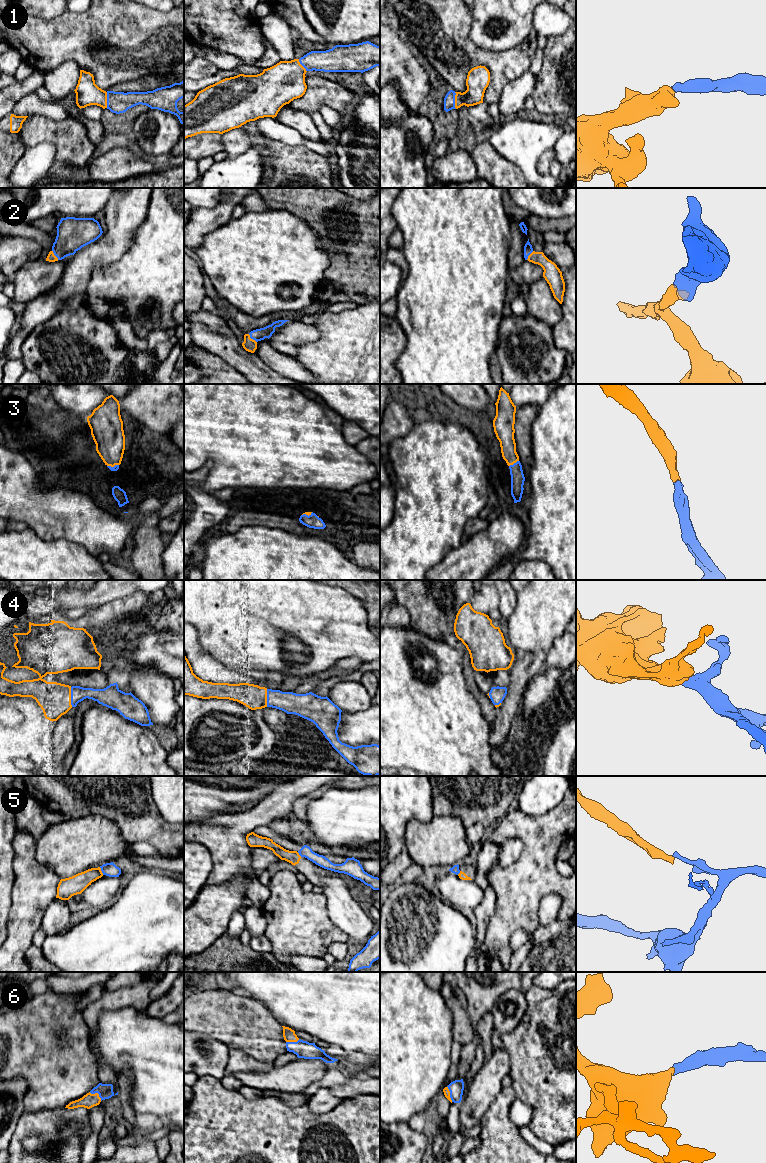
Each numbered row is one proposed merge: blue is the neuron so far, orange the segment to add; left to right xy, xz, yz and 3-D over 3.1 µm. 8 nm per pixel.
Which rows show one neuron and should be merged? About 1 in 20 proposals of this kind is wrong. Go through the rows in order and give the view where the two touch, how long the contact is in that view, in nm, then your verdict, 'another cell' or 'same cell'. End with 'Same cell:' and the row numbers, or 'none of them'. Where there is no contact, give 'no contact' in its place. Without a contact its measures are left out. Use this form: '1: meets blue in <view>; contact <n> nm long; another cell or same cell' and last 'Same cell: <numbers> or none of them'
1: meets blue in yz; contact 140 nm long; same cell
2: meets blue in xz; contact 100 nm long; same cell
3: meets blue in yz; contact 90 nm long; same cell
4: meets blue in xy; contact 160 nm long; same cell
5: meets blue in xy; contact 70 nm long; another cell
6: meets blue in xy; contact 120 nm long; same cell
Same cell: 1, 2, 3, 4, 6

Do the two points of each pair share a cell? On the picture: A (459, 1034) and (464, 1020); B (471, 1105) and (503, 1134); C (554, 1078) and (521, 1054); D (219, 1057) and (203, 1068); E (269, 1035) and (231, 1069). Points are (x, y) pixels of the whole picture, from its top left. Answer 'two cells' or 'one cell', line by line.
A: one cell
B: two cells
C: one cell
D: one cell
E: two cells

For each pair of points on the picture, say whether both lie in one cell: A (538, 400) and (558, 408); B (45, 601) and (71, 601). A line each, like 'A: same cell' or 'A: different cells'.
A: different cells
B: different cells

